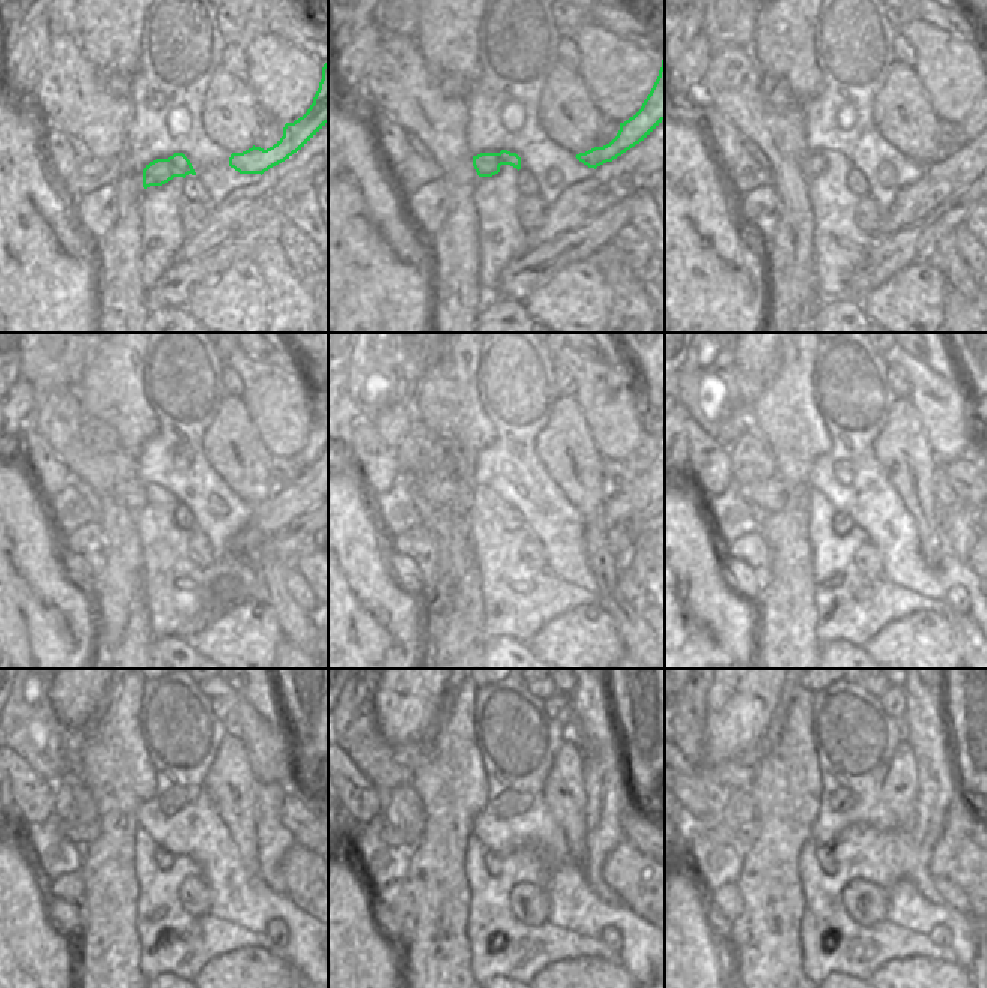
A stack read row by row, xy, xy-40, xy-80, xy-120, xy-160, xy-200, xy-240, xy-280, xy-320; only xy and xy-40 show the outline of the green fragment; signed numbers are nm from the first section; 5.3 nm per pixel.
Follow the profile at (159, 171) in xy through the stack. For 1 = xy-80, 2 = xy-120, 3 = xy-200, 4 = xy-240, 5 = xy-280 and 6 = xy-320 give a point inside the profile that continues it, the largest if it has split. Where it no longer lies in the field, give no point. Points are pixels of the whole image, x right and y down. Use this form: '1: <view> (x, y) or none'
1: xy-80 (813, 165)
2: xy-120 (131, 492)
3: xy-200 (771, 495)
4: xy-240 (87, 832)
5: xy-280 (395, 838)
6: xy-320 (713, 829)

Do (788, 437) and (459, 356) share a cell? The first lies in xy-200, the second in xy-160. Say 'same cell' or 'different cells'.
same cell

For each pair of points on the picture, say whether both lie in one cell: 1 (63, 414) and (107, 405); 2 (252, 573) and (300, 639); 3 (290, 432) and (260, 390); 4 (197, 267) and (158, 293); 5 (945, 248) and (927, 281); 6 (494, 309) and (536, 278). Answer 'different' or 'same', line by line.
1: different
2: same
3: same
4: same
5: different
6: different

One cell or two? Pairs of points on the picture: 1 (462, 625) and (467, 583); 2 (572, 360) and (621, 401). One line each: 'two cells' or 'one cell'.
1: one cell
2: one cell

